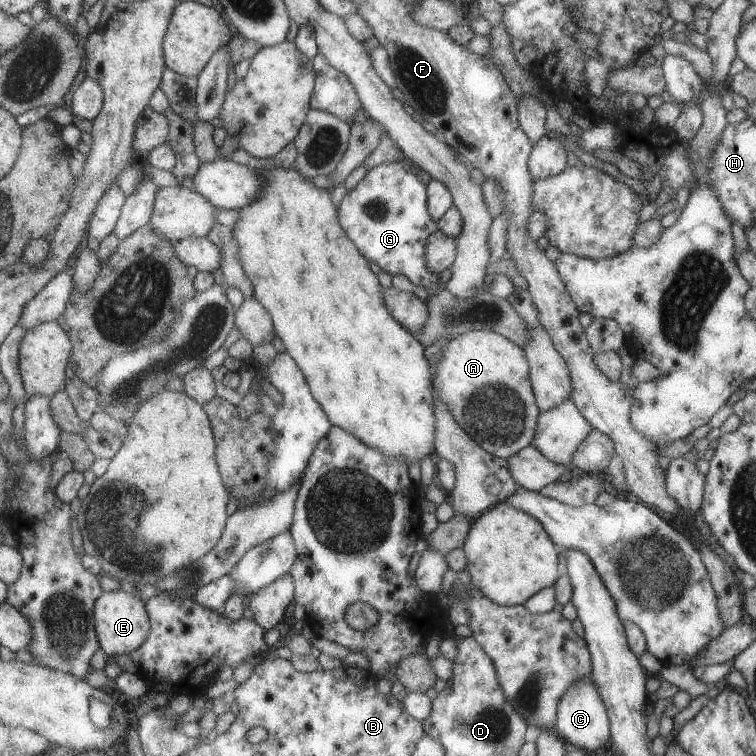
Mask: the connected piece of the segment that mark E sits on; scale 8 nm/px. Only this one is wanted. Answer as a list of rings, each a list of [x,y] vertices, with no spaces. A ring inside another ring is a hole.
[[[123,590],[102,591],[96,600],[94,616],[98,642],[107,656],[128,655],[130,652],[134,652],[142,644],[145,644],[146,637],[151,631],[151,622],[148,612],[146,612],[146,602],[140,596]]]

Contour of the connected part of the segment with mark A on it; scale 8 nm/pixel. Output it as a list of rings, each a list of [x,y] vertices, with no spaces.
[[[470,331],[450,339],[434,366],[435,400],[450,408],[460,428],[492,456],[510,458],[531,444],[541,413],[523,348],[501,334]]]

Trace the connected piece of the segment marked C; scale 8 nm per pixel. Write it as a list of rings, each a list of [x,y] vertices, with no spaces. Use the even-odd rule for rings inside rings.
[[[582,678],[574,682],[562,700],[558,700],[558,718],[554,728],[556,736],[560,736],[564,742],[574,744],[584,750],[586,754],[597,752],[601,748],[609,748],[611,742],[610,721],[606,712],[606,707],[594,681]]]

